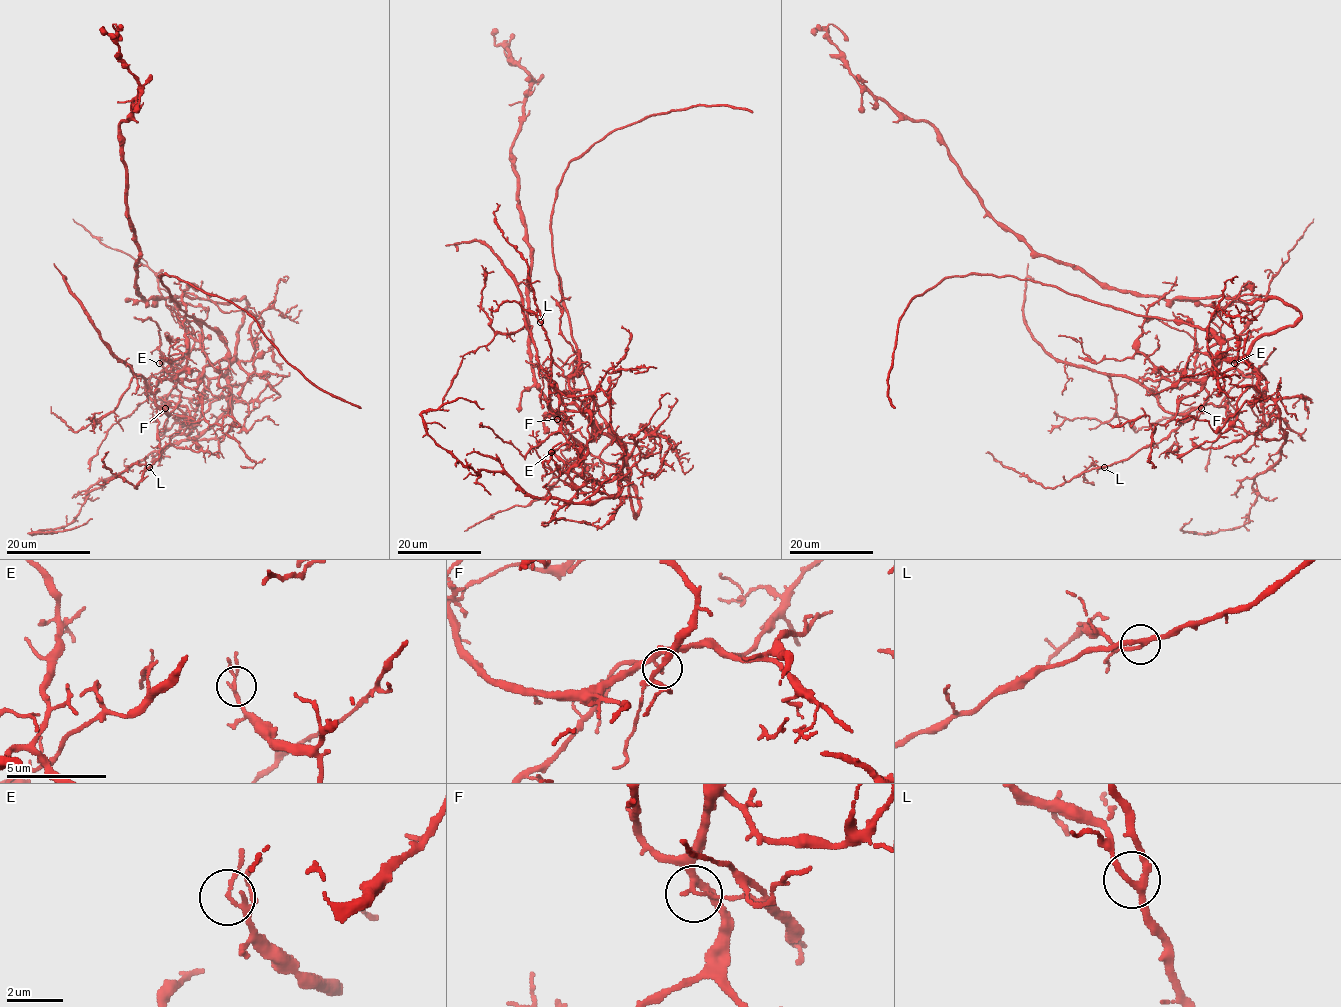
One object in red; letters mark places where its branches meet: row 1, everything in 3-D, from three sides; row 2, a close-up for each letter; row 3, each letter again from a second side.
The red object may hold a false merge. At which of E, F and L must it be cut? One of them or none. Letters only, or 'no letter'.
F

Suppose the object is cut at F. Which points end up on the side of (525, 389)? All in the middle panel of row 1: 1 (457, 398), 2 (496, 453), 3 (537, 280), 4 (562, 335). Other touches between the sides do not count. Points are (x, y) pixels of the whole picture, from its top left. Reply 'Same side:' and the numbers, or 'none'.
Same side: 1, 2, 4

